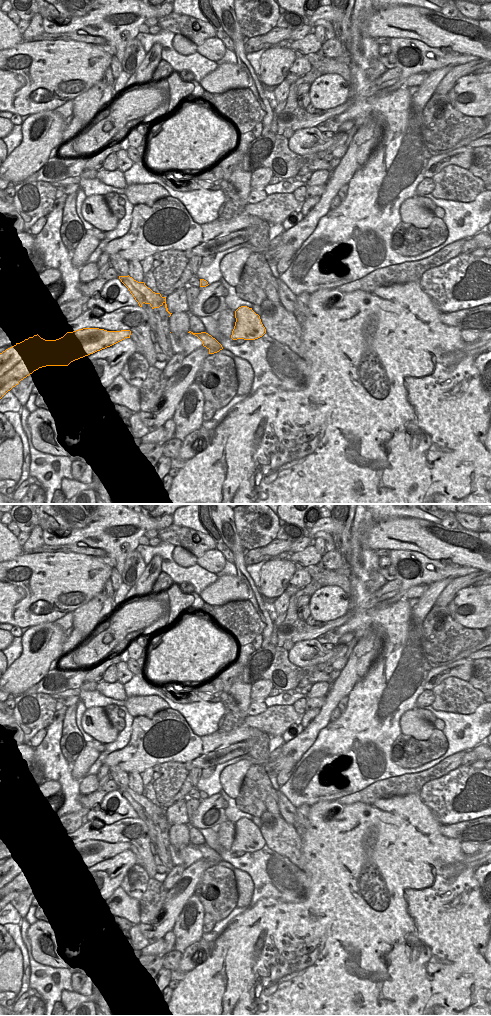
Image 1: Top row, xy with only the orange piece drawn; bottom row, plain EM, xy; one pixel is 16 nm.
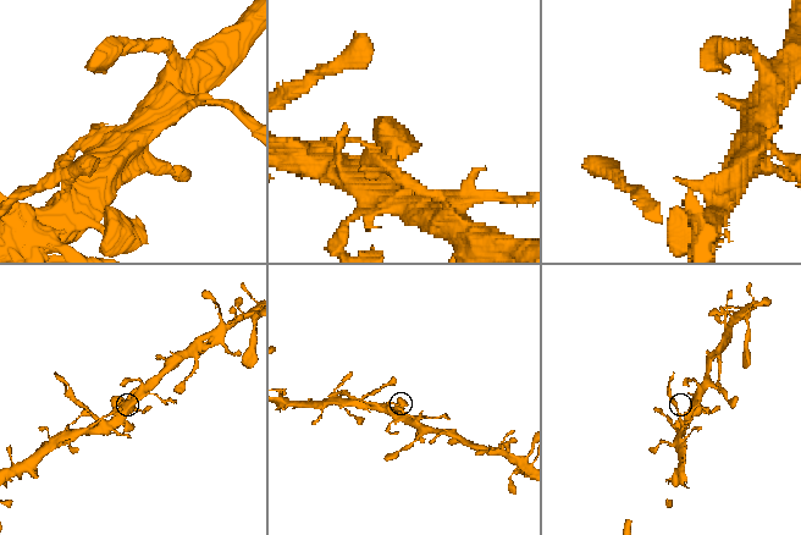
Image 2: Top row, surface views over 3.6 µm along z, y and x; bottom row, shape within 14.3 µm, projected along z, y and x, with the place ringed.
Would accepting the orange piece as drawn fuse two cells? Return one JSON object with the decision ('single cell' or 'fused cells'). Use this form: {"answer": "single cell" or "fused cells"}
{"answer": "fused cells"}

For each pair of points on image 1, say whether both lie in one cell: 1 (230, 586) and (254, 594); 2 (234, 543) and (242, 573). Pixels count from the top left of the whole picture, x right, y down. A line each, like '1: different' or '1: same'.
1: different
2: different

